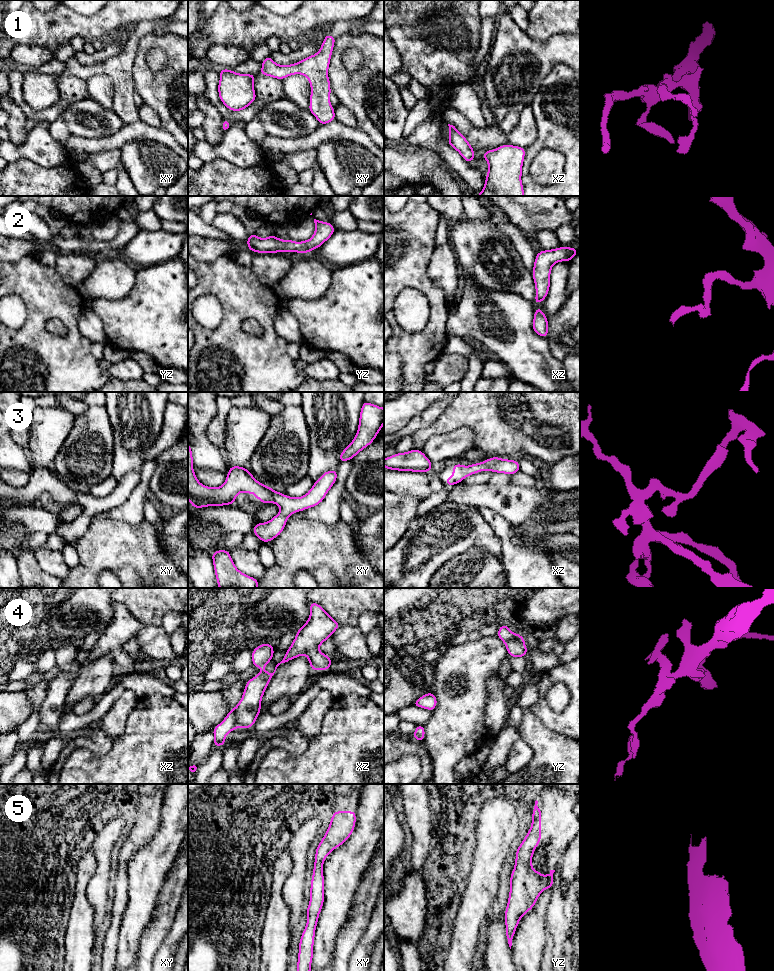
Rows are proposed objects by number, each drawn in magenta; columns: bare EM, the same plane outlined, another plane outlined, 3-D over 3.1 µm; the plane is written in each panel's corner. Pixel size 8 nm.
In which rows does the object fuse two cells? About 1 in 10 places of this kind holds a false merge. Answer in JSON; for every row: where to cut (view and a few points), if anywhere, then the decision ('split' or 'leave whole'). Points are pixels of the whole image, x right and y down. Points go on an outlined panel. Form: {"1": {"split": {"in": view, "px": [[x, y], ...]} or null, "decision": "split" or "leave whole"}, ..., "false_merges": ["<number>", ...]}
{"1": {"split": null, "decision": "leave whole"}, "2": {"split": null, "decision": "leave whole"}, "3": {"split": null, "decision": "leave whole"}, "4": {"split": {"in": "yz", "px": [[502, 640], [519, 638], [524, 643]]}, "decision": "split"}, "5": {"split": null, "decision": "leave whole"}, "false_merges": ["4"]}

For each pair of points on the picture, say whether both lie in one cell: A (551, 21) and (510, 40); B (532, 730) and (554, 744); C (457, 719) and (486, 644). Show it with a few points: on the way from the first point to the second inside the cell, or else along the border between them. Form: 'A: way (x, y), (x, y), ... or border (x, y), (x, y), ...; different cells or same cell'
A: border (525, 31), (541, 42), (549, 38); different cells
B: way (537, 735), (549, 744); same cell
C: way (461, 700), (468, 688), (468, 669), (474, 663); same cell

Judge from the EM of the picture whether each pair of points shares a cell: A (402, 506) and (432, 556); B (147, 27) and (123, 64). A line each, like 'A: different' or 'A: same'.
A: different
B: same

